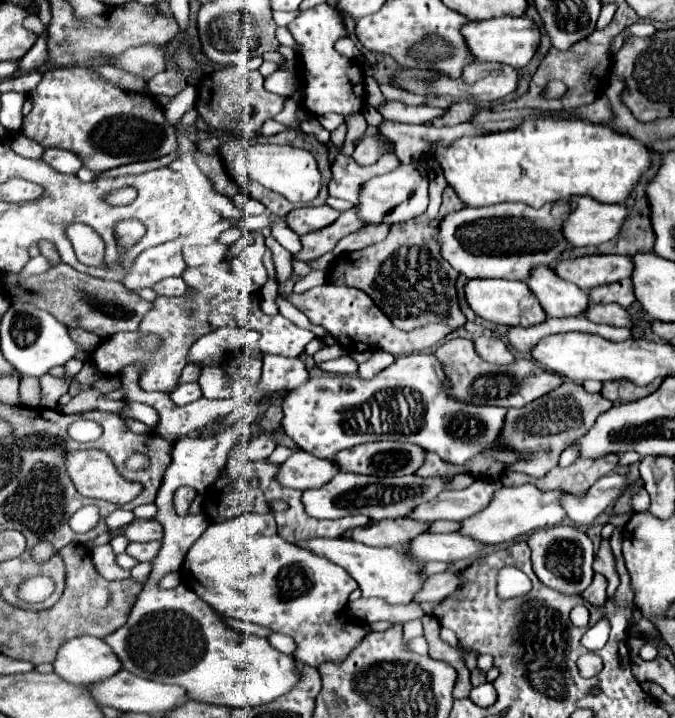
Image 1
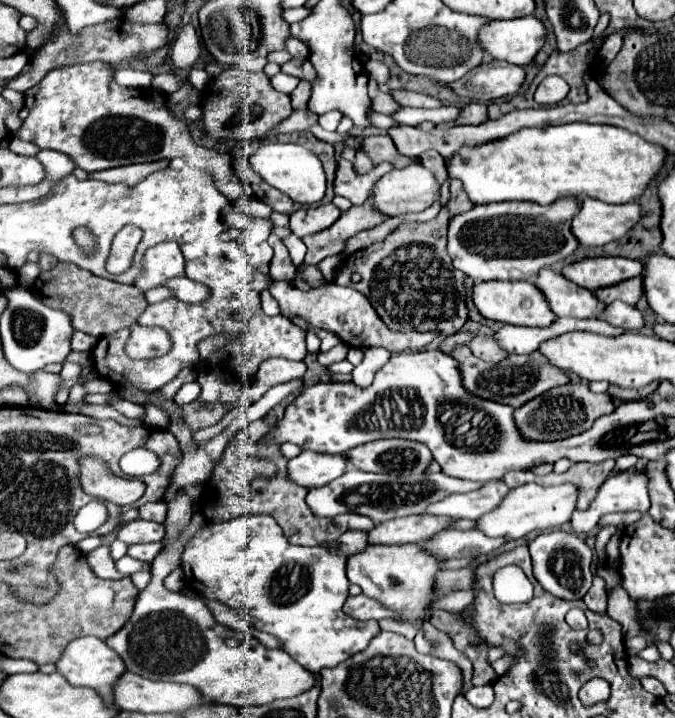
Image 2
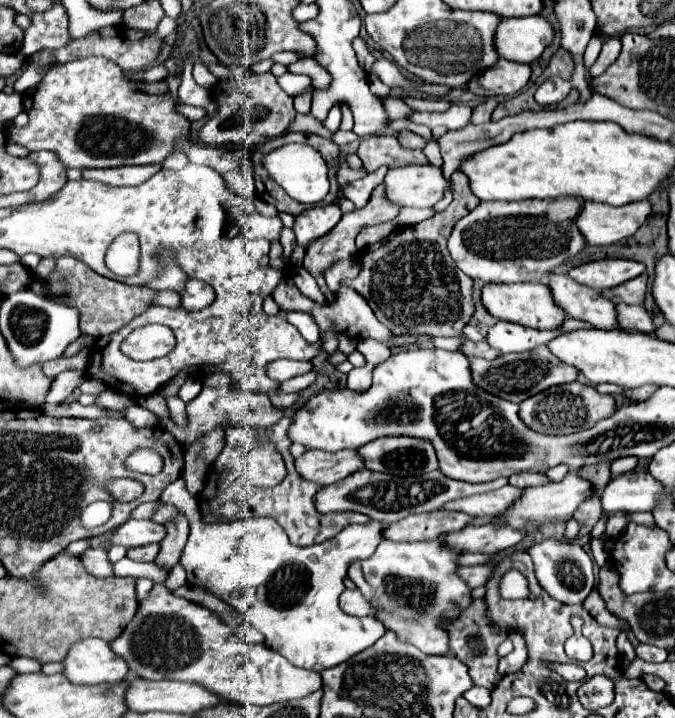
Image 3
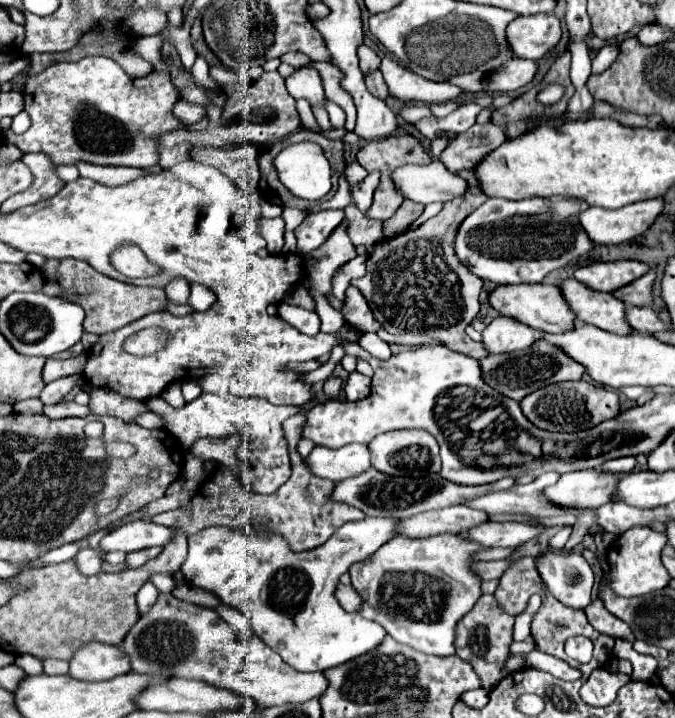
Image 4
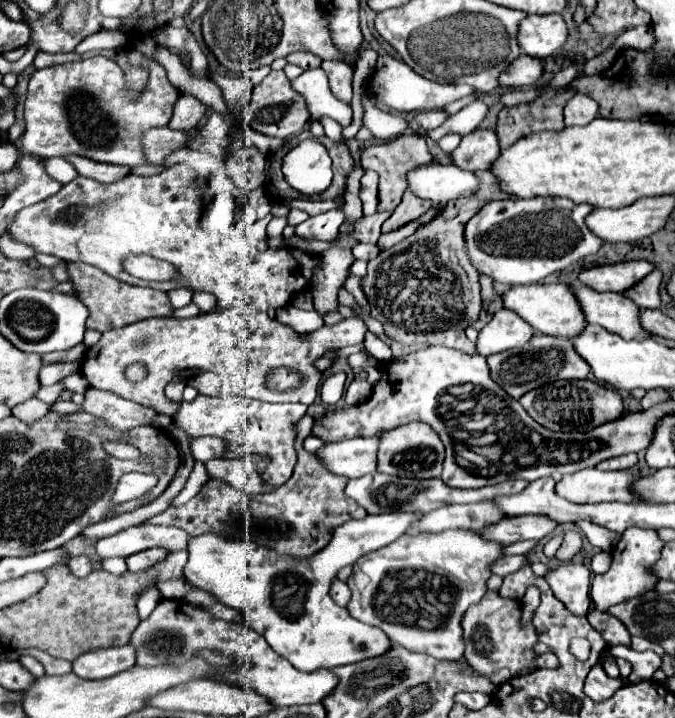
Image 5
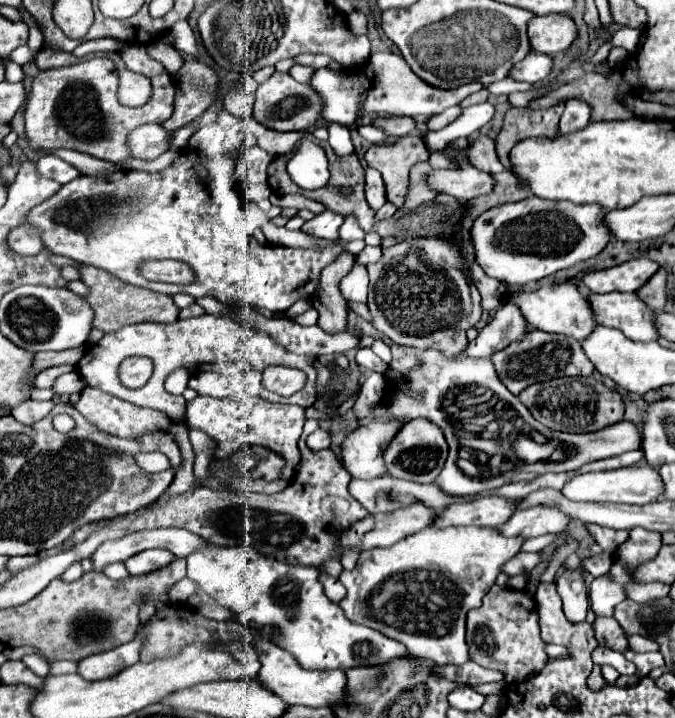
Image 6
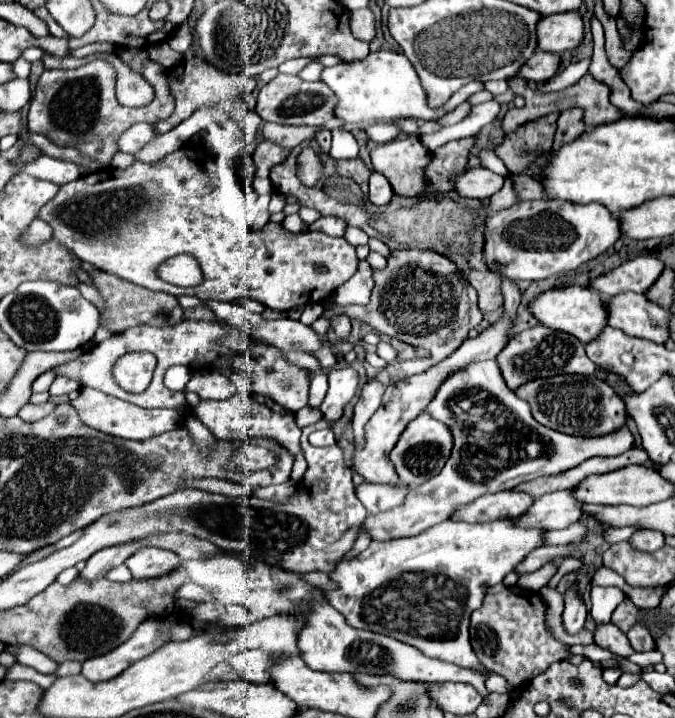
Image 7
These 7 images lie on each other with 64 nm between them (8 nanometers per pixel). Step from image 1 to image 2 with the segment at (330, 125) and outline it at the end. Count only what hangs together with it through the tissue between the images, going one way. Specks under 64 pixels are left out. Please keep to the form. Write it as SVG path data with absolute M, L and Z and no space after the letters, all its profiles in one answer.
M332 110L332 112L327 112L318 119L319 125L325 130L336 130L340 120L343 115L338 110Z

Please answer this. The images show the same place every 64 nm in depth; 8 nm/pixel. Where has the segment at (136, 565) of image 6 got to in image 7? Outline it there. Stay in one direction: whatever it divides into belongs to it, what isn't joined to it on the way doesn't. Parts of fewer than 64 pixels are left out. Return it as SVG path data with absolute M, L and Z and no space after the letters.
M140 548L124 562L128 570L132 572L134 580L148 580L148 578L160 578L176 568L182 566L182 558L170 550L164 548Z

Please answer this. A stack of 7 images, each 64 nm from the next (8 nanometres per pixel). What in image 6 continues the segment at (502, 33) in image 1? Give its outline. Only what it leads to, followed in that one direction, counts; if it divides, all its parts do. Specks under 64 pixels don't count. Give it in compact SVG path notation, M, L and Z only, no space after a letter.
M570 14L536 16L528 22L530 46L542 54L558 54L574 44L578 38L578 26Z

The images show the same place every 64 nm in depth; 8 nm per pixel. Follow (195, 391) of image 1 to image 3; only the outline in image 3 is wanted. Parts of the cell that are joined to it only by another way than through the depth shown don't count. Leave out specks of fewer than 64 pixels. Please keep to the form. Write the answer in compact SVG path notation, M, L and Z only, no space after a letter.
M190 378L190 380L186 380L184 386L180 388L178 396L180 396L184 402L190 402L190 400L194 400L194 398L200 394L200 390L202 390L202 382Z

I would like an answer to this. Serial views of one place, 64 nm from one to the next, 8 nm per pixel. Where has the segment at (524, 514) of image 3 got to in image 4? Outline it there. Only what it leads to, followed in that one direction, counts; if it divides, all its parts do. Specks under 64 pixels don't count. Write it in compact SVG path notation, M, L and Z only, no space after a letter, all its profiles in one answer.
M596 470L568 472L554 486L546 488L546 498L570 508L596 508L616 496L618 480L616 474Z

